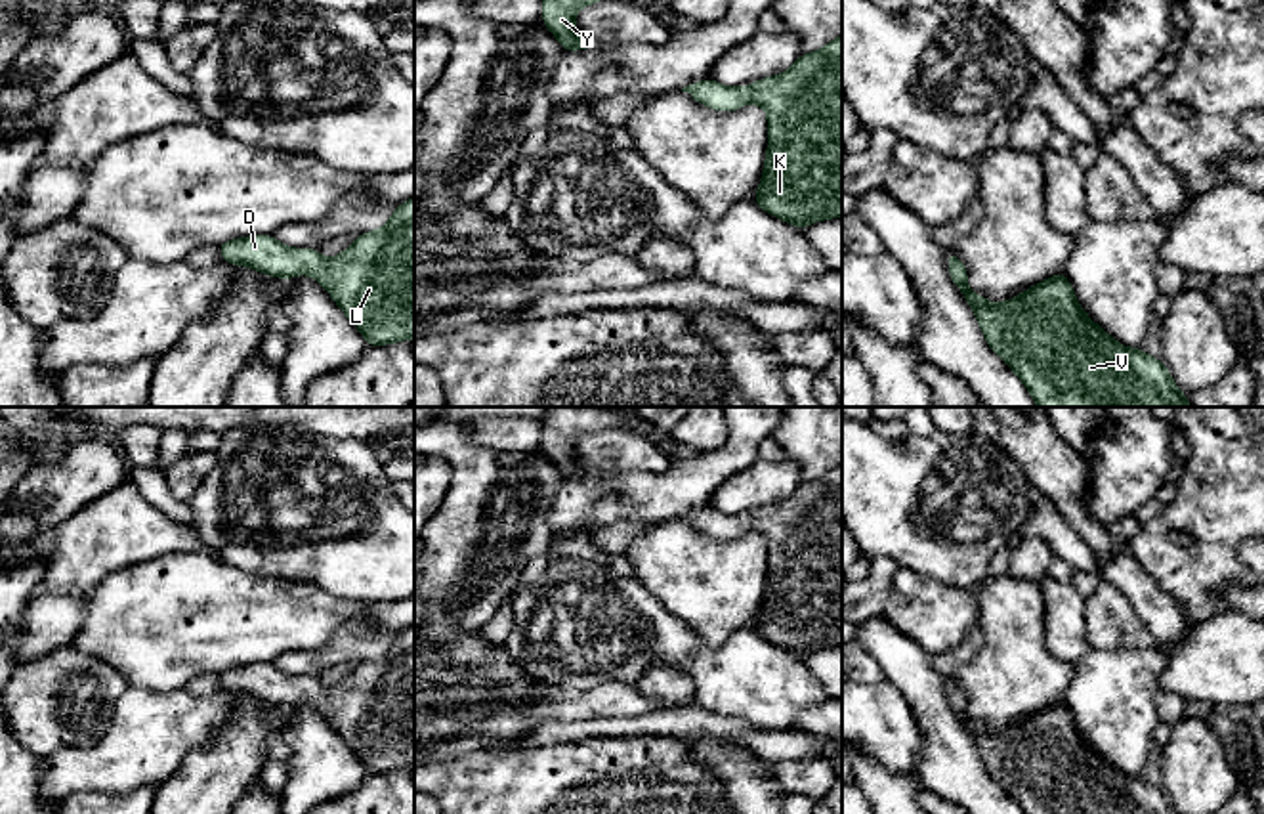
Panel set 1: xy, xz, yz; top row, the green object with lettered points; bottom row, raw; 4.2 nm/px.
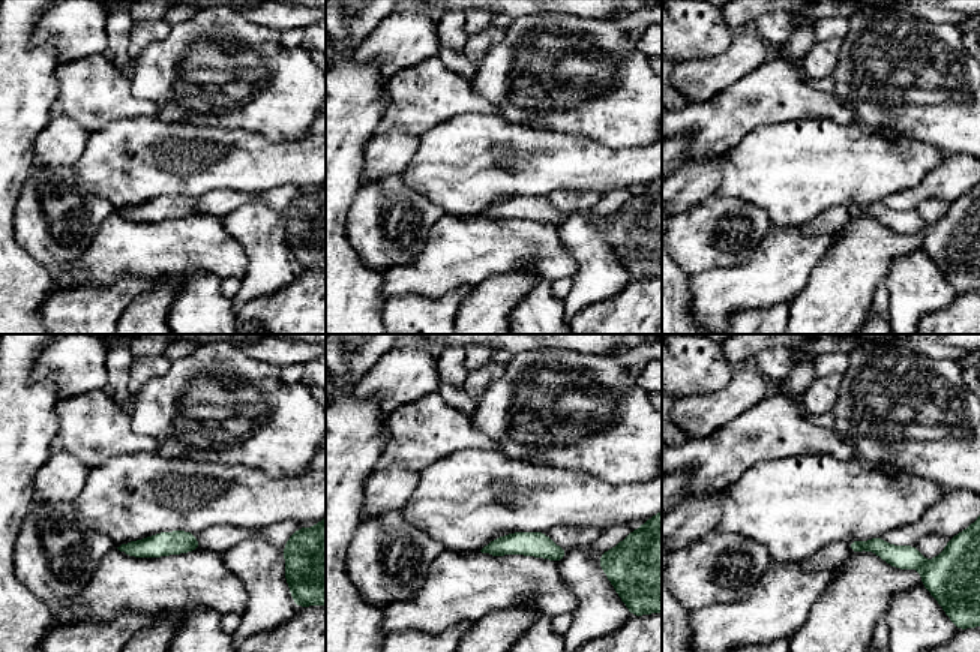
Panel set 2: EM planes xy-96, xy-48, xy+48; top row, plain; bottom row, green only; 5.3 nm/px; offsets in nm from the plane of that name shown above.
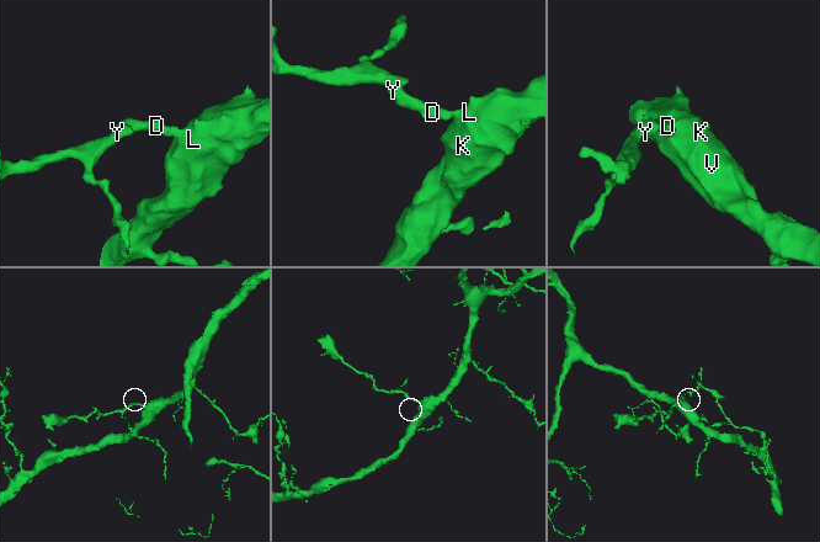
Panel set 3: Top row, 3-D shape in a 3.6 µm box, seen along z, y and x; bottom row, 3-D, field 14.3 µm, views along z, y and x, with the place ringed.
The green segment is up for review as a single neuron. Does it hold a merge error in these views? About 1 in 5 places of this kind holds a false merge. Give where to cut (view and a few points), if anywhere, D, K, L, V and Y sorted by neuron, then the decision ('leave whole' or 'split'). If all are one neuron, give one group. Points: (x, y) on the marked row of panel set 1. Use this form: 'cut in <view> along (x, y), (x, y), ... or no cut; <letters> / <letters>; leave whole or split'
no cut; D K L V Y; leave whole

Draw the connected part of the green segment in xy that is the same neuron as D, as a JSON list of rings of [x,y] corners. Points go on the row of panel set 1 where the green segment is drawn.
[[[414,197],[399,204],[384,227],[357,235],[351,246],[332,260],[325,260],[317,248],[288,248],[271,233],[231,239],[218,245],[218,250],[223,262],[254,268],[263,275],[311,275],[365,334],[367,346],[414,338]]]

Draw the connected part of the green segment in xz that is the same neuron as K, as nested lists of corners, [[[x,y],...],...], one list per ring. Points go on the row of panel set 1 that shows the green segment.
[[[842,34],[823,50],[802,54],[796,63],[750,86],[726,88],[710,76],[682,88],[714,111],[758,103],[768,113],[768,155],[752,201],[768,214],[804,229],[825,218],[842,218]]]

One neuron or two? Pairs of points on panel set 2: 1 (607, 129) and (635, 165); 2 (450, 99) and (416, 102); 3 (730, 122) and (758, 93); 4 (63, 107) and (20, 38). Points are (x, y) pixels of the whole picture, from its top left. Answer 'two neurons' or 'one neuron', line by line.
1: two neurons
2: one neuron
3: one neuron
4: two neurons

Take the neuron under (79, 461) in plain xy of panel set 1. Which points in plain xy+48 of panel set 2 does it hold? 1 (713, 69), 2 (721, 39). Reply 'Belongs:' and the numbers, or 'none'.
Belongs: 1

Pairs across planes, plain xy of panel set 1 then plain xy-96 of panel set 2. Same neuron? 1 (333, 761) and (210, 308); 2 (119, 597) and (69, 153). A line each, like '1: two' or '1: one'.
1: two
2: two

